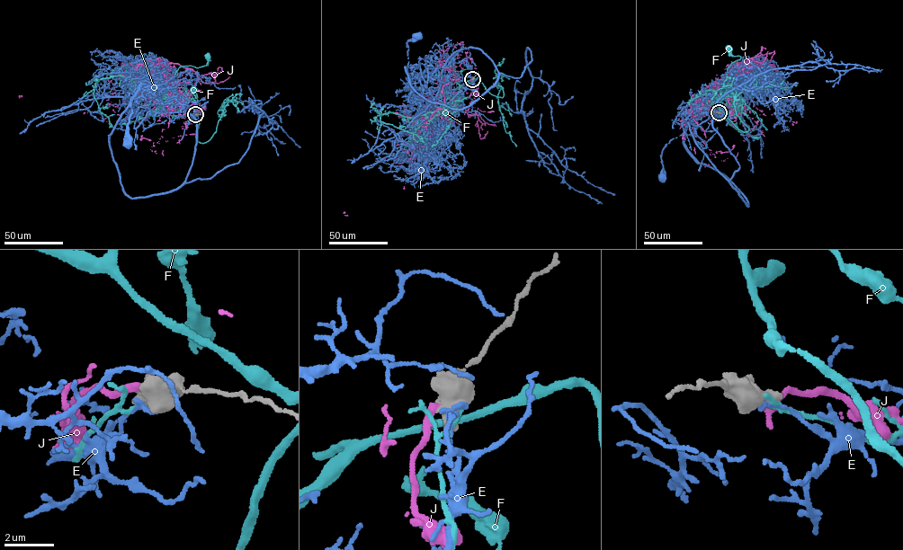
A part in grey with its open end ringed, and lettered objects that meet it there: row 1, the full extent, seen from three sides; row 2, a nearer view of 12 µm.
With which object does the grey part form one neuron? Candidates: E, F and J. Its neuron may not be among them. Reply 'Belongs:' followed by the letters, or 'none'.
Belongs: J

